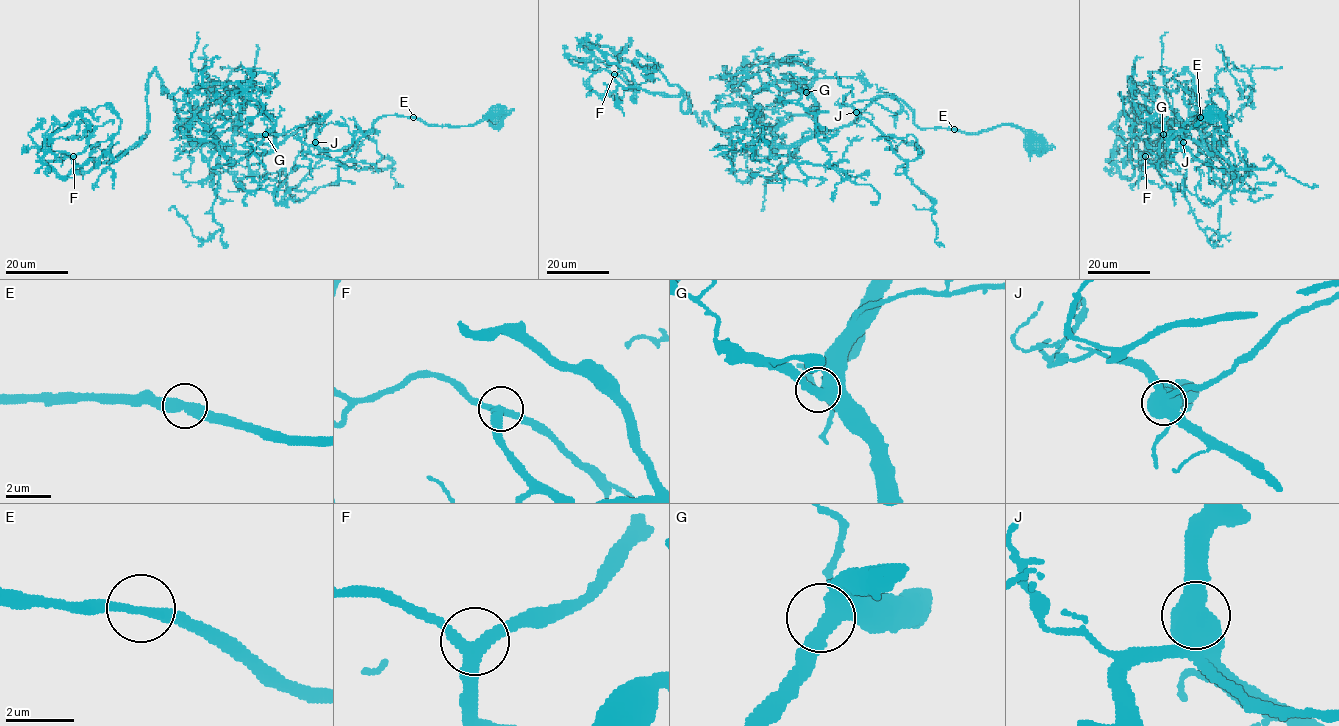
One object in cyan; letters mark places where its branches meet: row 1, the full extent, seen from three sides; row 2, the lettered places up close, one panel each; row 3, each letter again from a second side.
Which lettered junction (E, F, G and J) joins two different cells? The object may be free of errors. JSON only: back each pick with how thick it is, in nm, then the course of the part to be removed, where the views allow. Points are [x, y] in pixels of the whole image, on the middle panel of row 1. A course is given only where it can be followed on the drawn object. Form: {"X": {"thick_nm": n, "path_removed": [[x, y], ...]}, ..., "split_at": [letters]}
{"split_at": []}

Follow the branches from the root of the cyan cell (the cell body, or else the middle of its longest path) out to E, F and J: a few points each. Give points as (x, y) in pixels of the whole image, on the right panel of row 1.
E: (1213, 113), (1195, 125), (1204, 125), (1200, 117)
F: (1213, 113), (1167, 158), (1190, 120), (1217, 151), (1173, 76), (1184, 138), (1158, 172), (1145, 156)
J: (1213, 113), (1195, 125), (1204, 125), (1199, 115), (1188, 130), (1179, 130), (1169, 142), (1167, 157), (1183, 142)

